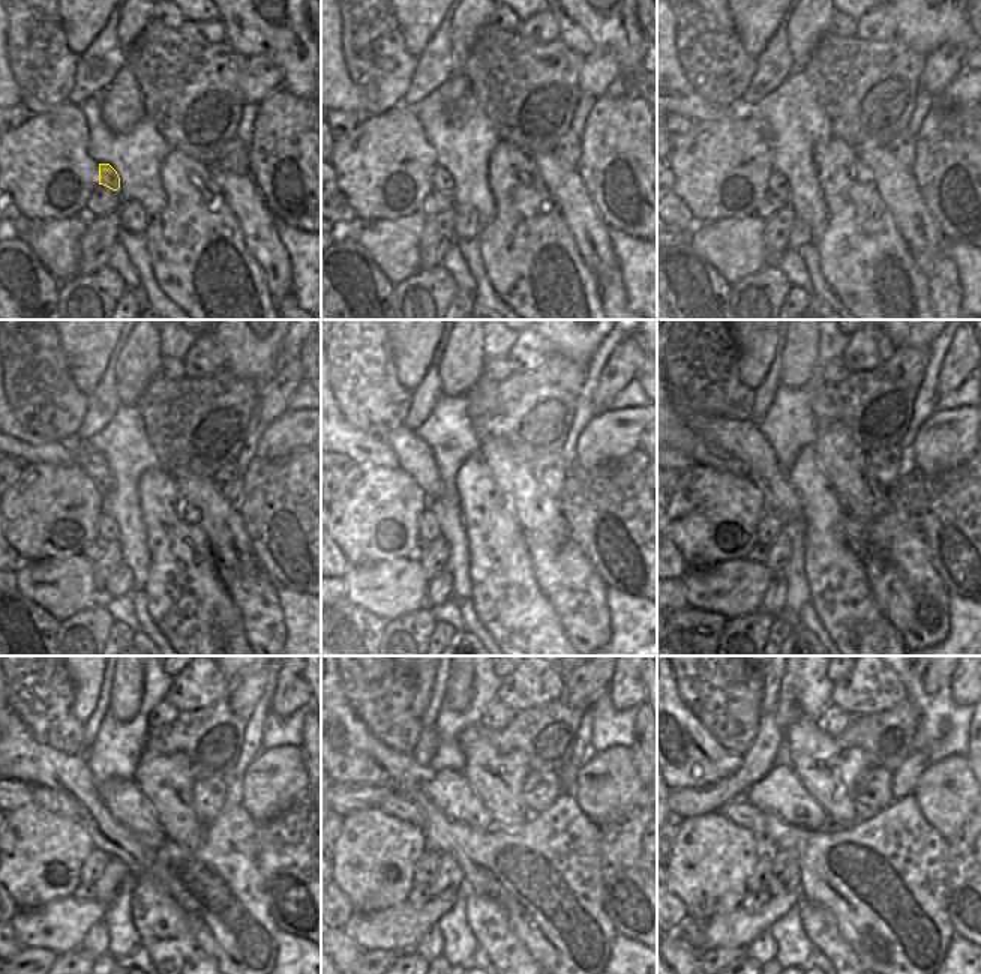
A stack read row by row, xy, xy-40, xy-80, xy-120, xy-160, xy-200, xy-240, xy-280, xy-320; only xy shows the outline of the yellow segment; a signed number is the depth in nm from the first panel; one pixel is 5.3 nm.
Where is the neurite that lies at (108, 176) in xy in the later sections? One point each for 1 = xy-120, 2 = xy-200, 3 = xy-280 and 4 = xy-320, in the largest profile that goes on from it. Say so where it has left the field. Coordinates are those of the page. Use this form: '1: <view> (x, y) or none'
1: xy-120 (107, 527)
2: xy-200 (770, 527)
3: xy-280 (425, 872)
4: xy-320 (758, 880)

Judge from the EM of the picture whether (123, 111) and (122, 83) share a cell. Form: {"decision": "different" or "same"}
{"decision": "same"}

